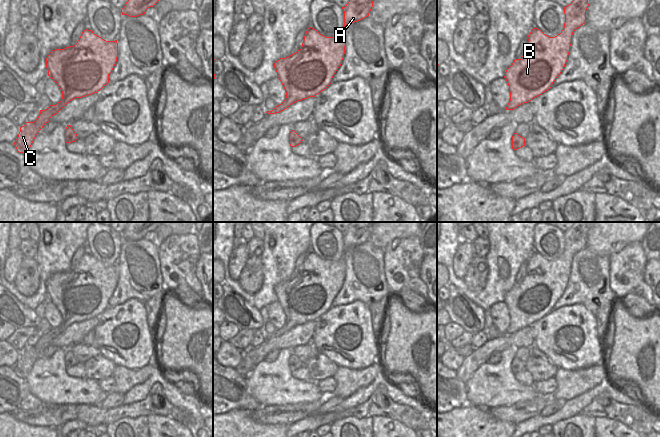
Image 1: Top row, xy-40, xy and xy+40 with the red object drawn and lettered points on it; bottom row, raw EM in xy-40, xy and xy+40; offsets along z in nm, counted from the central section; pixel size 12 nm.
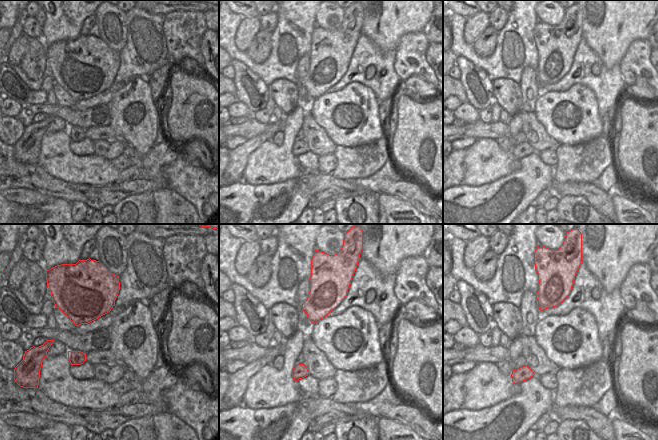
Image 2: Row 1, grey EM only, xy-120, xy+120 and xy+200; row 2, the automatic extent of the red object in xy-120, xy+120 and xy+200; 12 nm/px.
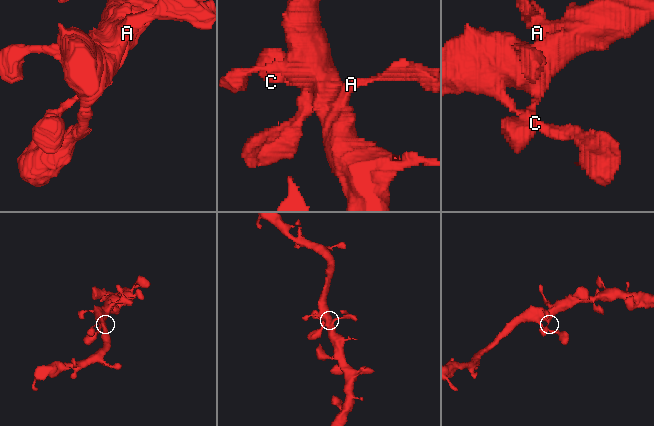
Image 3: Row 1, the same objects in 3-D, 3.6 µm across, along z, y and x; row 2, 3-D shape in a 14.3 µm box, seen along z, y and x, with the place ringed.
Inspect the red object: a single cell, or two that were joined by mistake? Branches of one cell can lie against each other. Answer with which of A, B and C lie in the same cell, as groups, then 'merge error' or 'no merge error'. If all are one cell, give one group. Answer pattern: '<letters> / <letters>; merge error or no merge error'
A B C; no merge error

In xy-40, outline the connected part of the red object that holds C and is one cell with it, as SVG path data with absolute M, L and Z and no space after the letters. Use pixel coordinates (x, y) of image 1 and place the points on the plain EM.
M87 253L75 269L52 274L46 282L46 292L61 313L62 323L40 334L34 346L20 351L14 366L17 375L25 378L43 350L71 324L97 317L107 309L117 281L117 264L106 265Z

